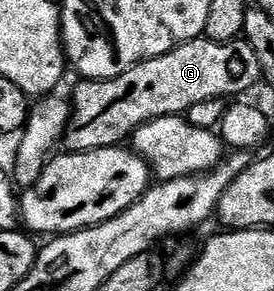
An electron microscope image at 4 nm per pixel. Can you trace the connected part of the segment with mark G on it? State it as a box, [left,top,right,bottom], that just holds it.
[63,41,241,153]

